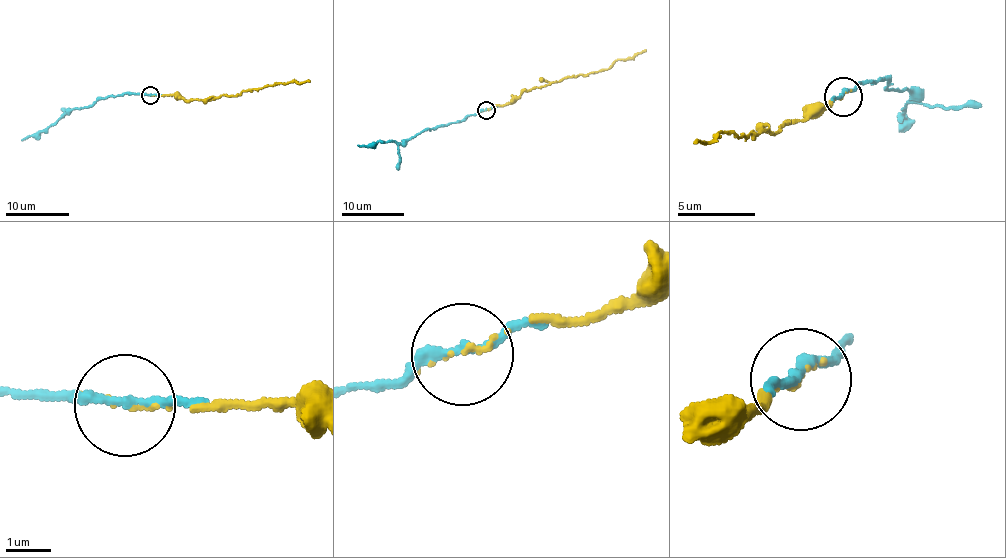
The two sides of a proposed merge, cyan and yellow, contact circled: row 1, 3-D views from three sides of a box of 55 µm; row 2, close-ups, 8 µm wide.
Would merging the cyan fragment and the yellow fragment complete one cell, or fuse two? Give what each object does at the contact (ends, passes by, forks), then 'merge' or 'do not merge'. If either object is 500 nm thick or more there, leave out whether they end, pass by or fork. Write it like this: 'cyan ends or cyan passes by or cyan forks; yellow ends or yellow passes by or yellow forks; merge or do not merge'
cyan passes by; yellow ends; merge

